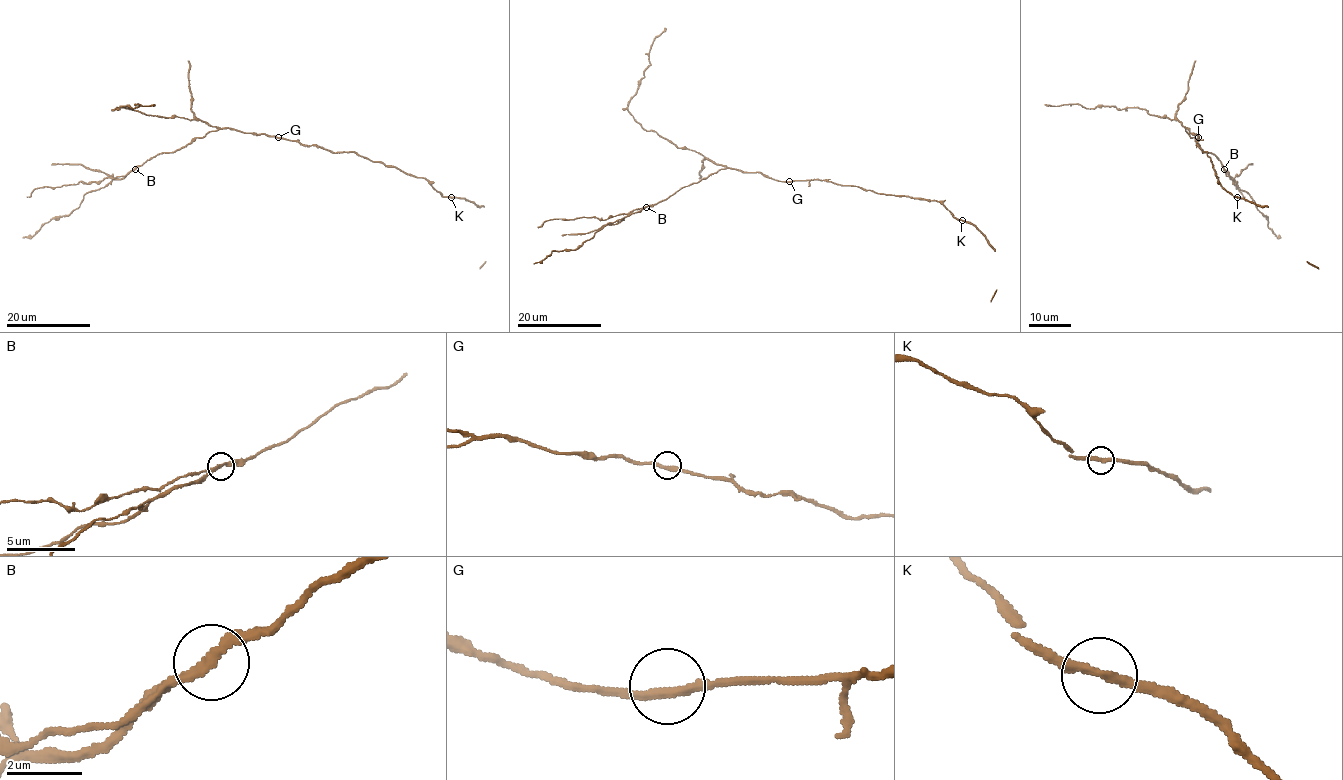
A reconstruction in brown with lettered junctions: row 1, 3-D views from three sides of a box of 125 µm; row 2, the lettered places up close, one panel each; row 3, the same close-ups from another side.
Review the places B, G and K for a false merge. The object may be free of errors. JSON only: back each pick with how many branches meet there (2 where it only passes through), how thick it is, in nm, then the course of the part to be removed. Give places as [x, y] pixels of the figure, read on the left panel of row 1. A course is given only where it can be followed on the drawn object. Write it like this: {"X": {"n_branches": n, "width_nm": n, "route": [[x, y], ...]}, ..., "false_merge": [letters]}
{"B": {"n_branches": 2, "width_nm": 240, "route": [[135, 169], [125, 175], [87, 184], [79, 181], [54, 188], [42, 187], [26, 197]]}, "false_merge": ["B"]}

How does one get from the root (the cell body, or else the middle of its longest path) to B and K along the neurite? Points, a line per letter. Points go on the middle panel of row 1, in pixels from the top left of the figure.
B: (789, 182), (777, 181), (759, 172), (722, 168), (646, 207)
K: (789, 182), (828, 180), (883, 194), (939, 201), (962, 220)

